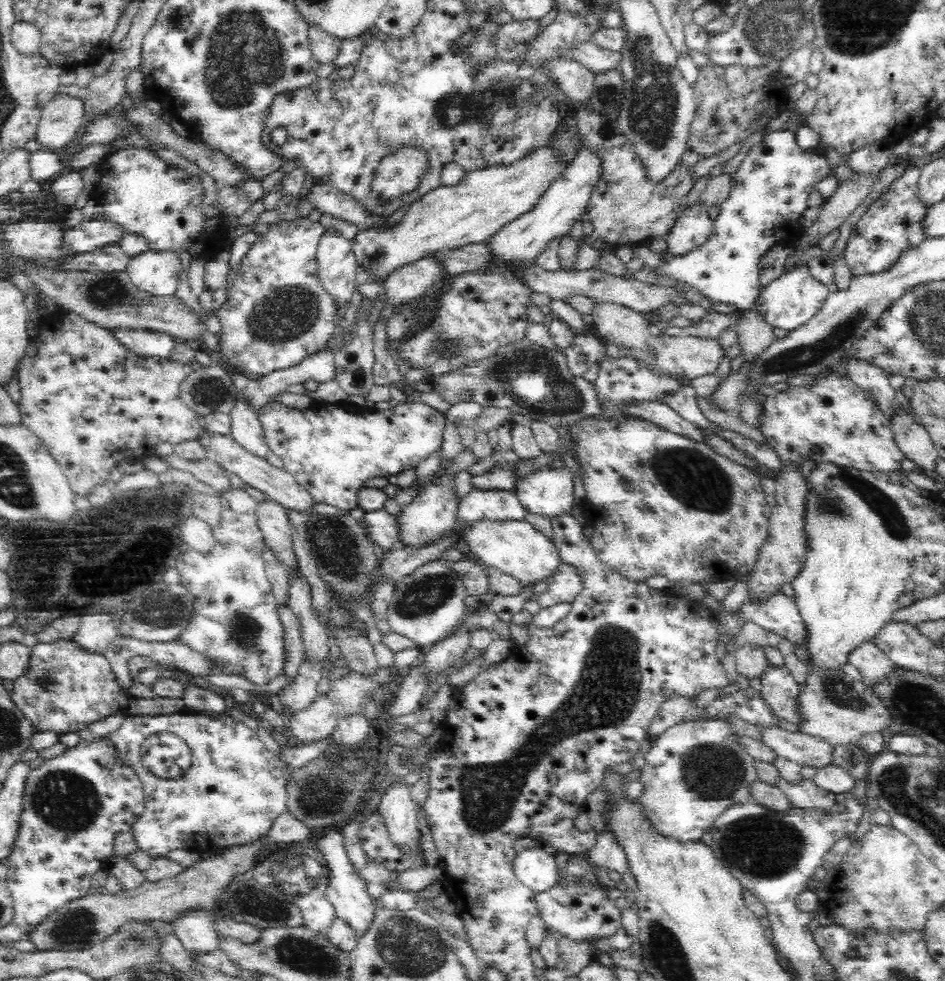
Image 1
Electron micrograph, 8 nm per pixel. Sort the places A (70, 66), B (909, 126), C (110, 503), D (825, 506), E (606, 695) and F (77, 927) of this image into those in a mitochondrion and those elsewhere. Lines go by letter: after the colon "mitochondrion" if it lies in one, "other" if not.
A: other
B: other
C: other
D: mitochondrion
E: mitochondrion
F: mitochondrion

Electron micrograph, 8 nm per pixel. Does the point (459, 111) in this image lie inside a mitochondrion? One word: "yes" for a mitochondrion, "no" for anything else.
yes

